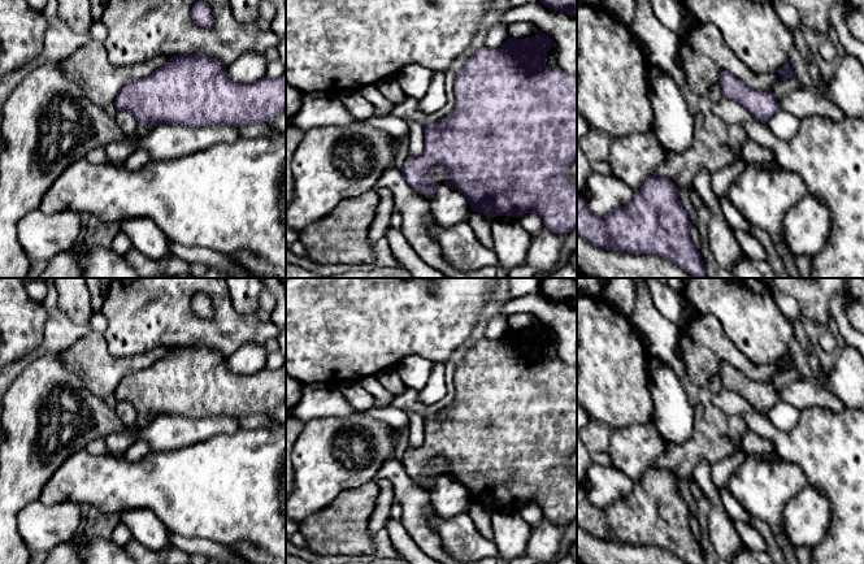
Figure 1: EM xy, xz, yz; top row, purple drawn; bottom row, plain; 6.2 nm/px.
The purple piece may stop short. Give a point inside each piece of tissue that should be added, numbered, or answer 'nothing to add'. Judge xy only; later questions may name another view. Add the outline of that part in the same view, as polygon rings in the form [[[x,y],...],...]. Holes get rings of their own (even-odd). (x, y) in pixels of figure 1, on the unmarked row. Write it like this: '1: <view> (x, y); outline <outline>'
nothing to add

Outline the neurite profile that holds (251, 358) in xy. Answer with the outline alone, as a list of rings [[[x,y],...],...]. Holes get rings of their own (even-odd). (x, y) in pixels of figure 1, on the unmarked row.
[[[247,343],[226,357],[230,372],[235,374],[255,374],[266,365],[268,352],[264,346]]]

